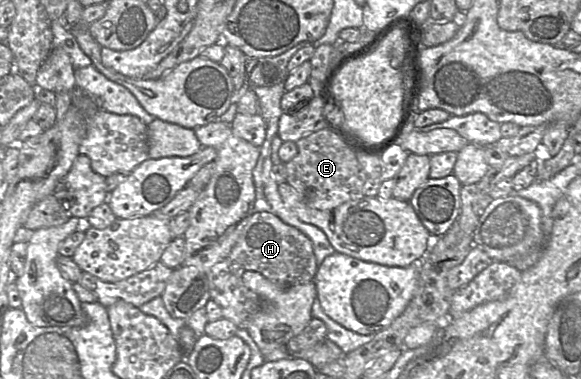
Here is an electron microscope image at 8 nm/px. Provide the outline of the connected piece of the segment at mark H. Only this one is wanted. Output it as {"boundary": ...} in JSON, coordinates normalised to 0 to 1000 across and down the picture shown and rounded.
{"boundary":[[[439,559],[420,596],[394,673],[356,718],[361,786],[382,818],[384,839],[425,868],[432,836],[449,813],[442,776],[418,747],[422,715],[439,715],[482,760],[540,741],[547,699],[535,633],[511,602],[463,559]]]}

